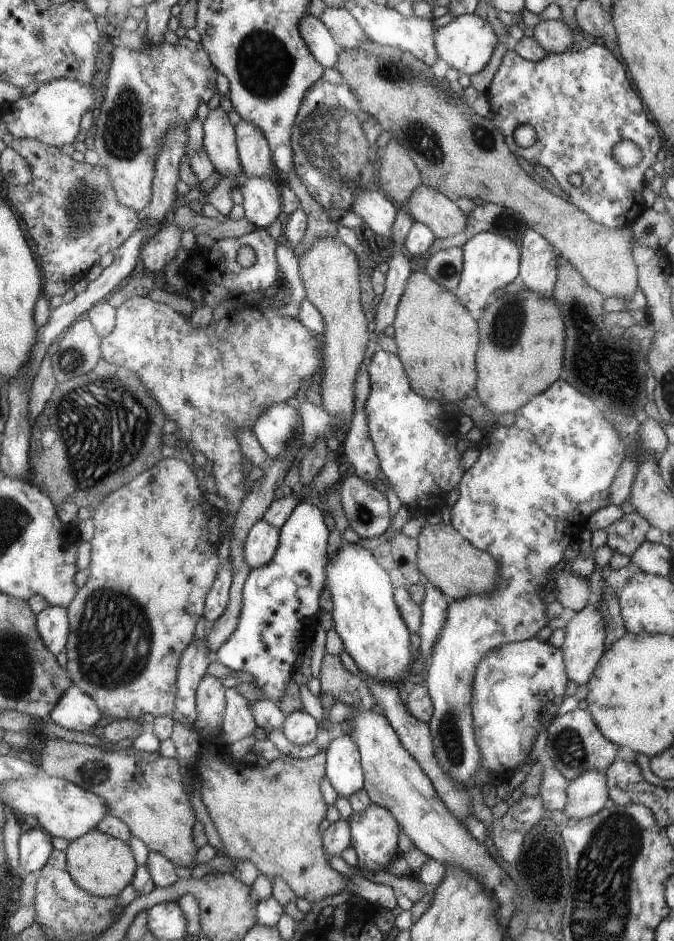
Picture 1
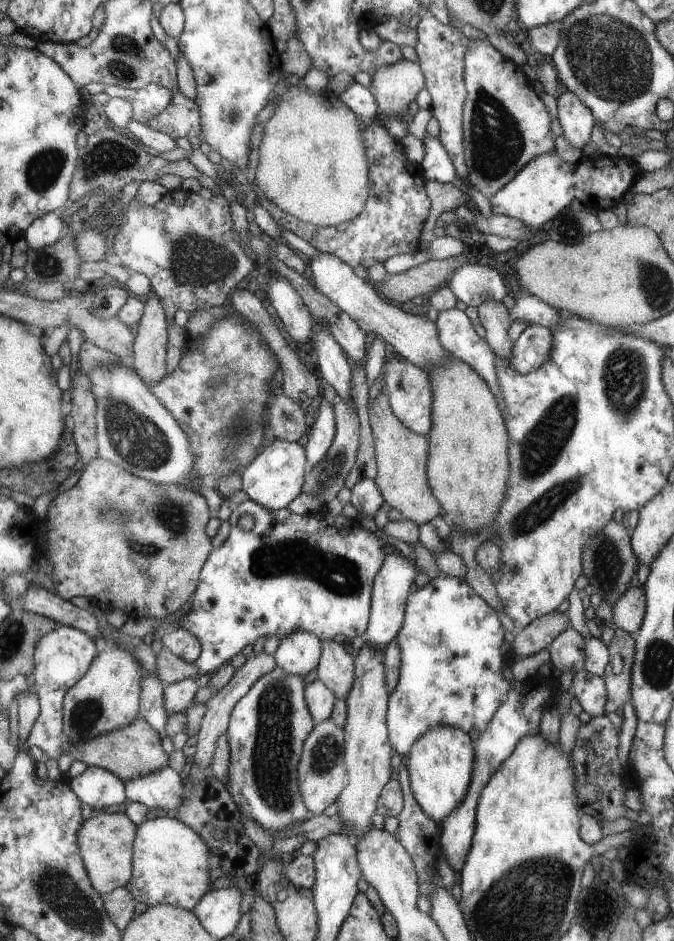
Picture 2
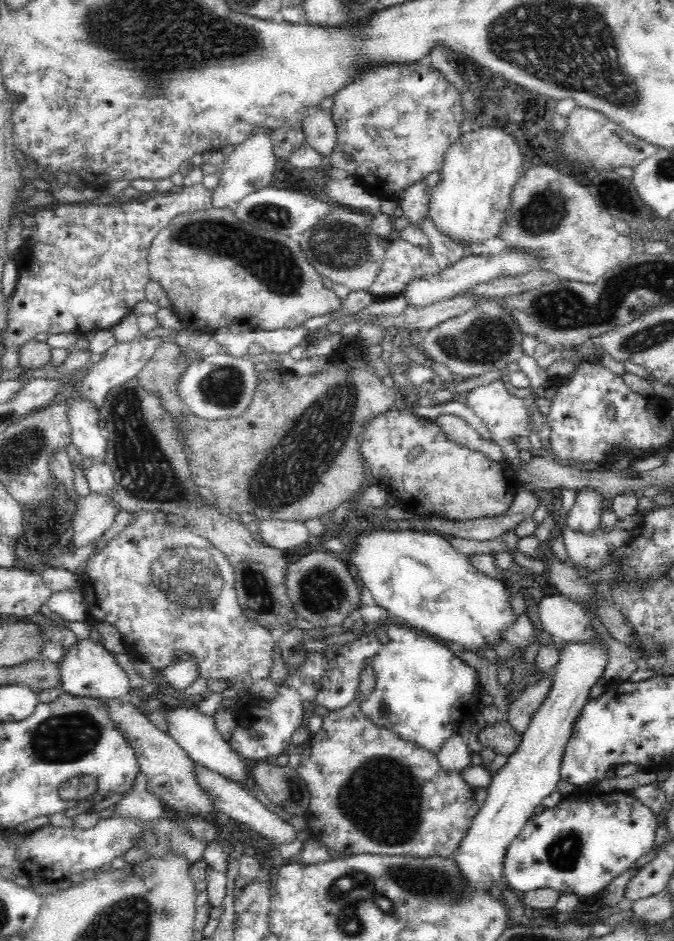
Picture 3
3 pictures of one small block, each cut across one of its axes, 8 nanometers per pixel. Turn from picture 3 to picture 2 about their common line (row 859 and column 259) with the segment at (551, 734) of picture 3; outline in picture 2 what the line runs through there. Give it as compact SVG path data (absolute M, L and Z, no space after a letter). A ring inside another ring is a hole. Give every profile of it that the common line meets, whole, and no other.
M273 440L265 444L260 453L241 472L241 488L253 502L269 510L285 509L301 492L305 474L305 454L297 441Z

